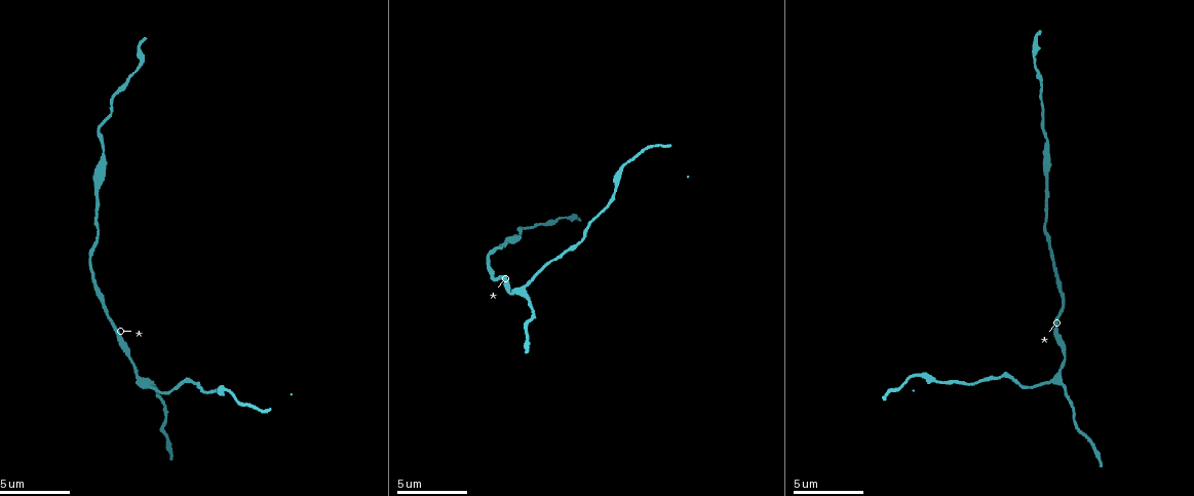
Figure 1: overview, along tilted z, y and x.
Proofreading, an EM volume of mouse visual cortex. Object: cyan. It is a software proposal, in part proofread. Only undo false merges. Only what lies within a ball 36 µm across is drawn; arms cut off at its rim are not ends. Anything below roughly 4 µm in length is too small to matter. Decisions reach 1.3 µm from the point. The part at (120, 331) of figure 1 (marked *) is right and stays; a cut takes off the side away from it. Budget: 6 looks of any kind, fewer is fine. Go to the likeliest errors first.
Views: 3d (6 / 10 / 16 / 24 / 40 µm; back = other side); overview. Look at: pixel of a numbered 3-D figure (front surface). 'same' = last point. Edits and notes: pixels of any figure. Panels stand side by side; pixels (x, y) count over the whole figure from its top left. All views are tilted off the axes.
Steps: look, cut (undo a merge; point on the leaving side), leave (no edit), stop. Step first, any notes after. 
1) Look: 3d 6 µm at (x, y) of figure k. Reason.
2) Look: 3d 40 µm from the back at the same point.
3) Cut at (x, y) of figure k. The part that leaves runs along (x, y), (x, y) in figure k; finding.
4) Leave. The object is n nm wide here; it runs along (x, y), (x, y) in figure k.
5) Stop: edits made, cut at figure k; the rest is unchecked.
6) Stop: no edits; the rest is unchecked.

Look: 3d 6 µm at (524, 290) of figure 1.

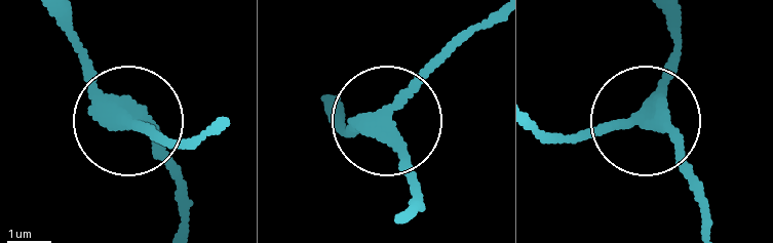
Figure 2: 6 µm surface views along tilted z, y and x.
Look: 3d 6 µm from the back at (644, 120) of figure 2. Other side.

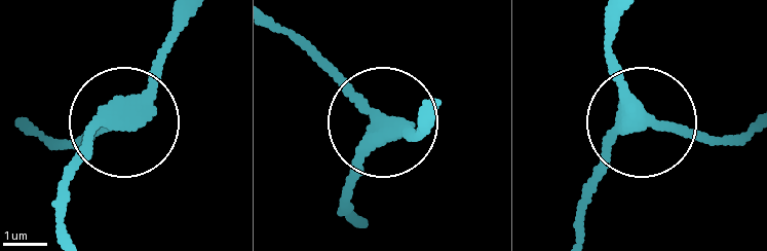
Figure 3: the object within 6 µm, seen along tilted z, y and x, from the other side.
Leave. The object is 340 nm wide here; one cell here.

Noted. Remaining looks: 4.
Look: 3d 10 µm at (621, 167) of figure 1. Sudden change in width.

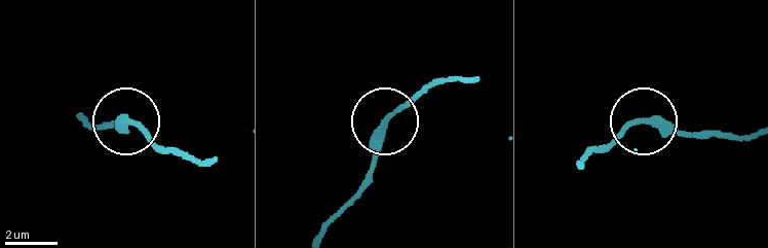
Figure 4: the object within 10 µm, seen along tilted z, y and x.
Leave. It runs along (319, 231), (370, 173), (378, 125), (423, 85) in figure 4; continuous, no second cell.

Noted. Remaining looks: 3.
Look: 3d 10 µm at (1044, 147) of figure 1. Thick turns thin.

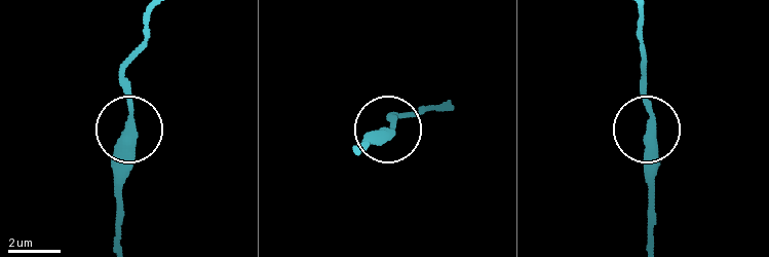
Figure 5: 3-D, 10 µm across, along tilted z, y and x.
Leave. The object is 360 nm wide here; it runs along (651, 239), (643, 58) in figure 5; continuous, no second cell.

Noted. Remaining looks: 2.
Stop: no edits; the rest is unchecked.

